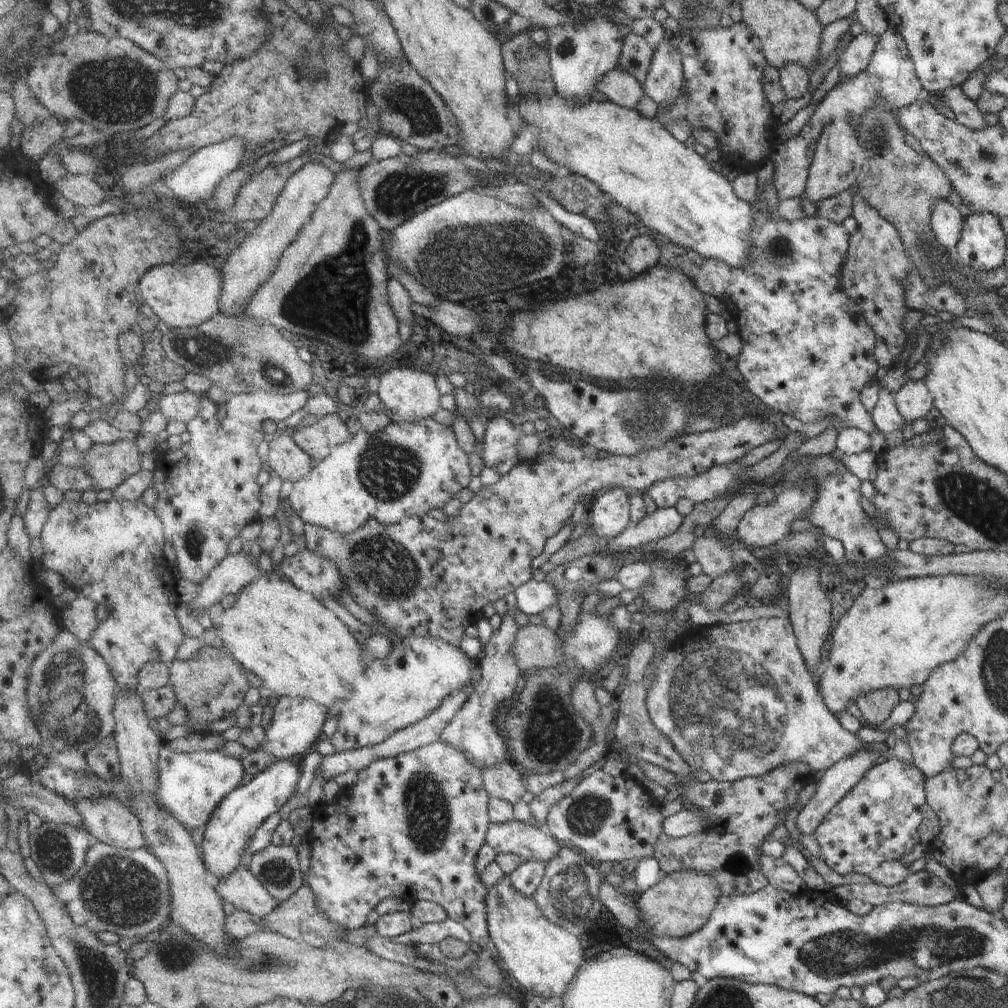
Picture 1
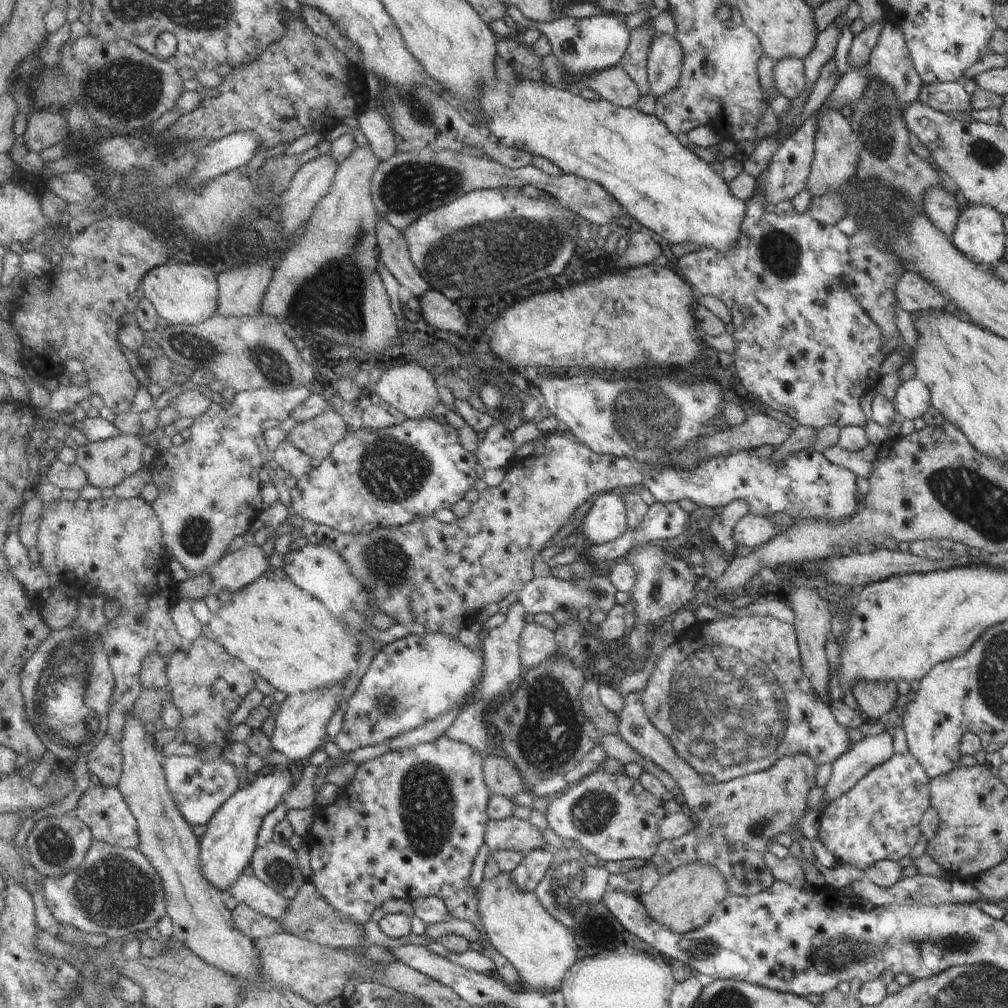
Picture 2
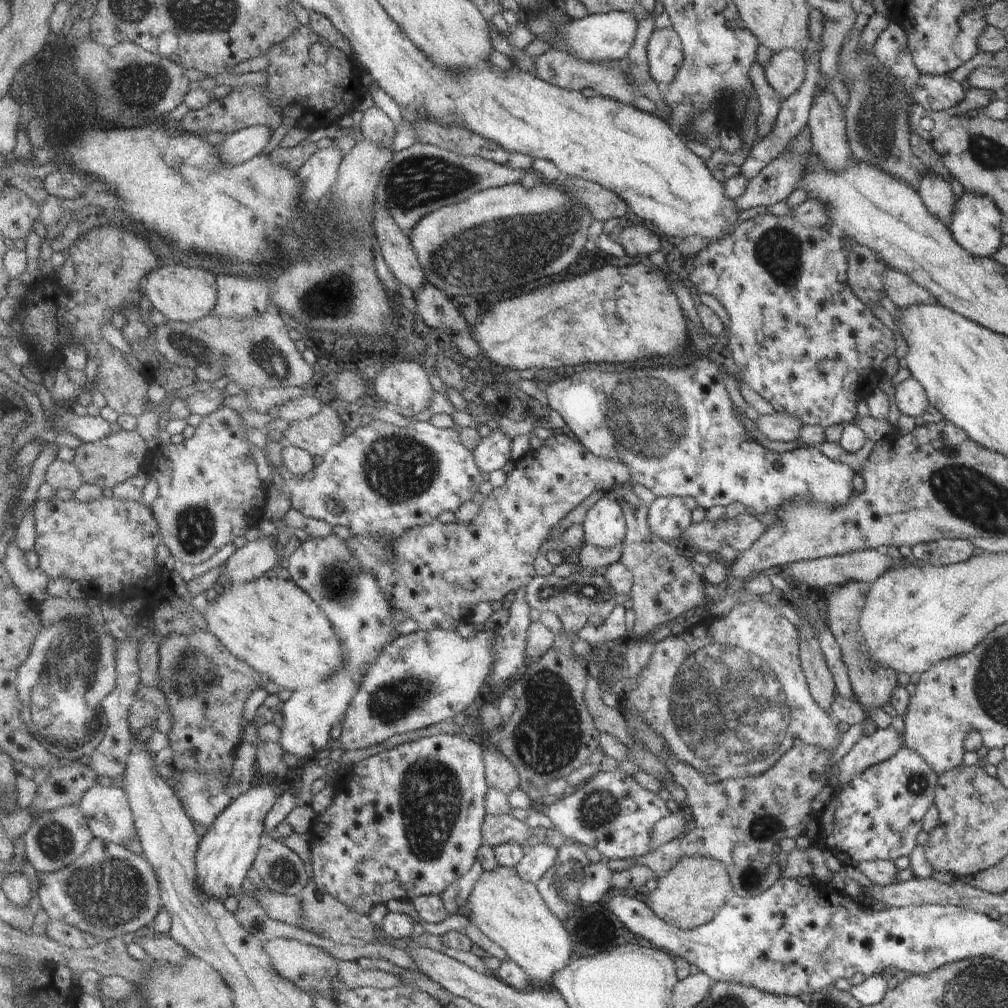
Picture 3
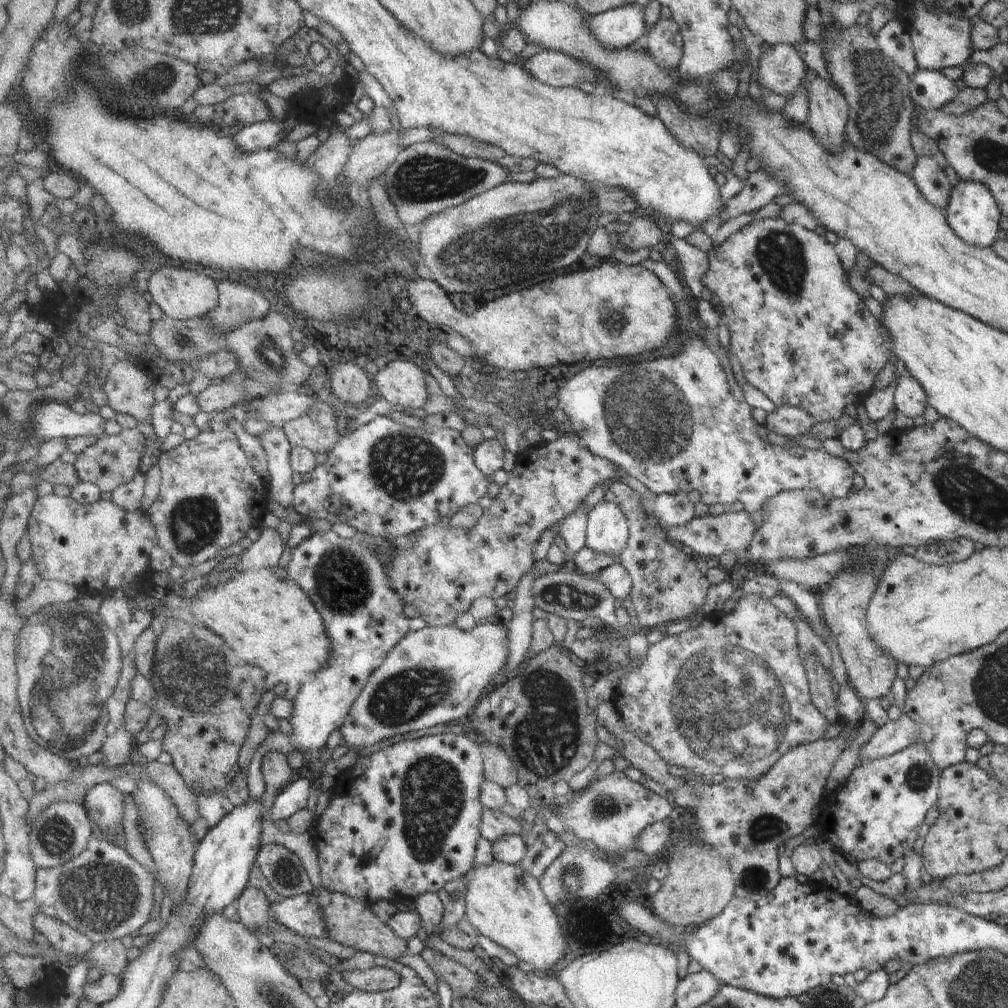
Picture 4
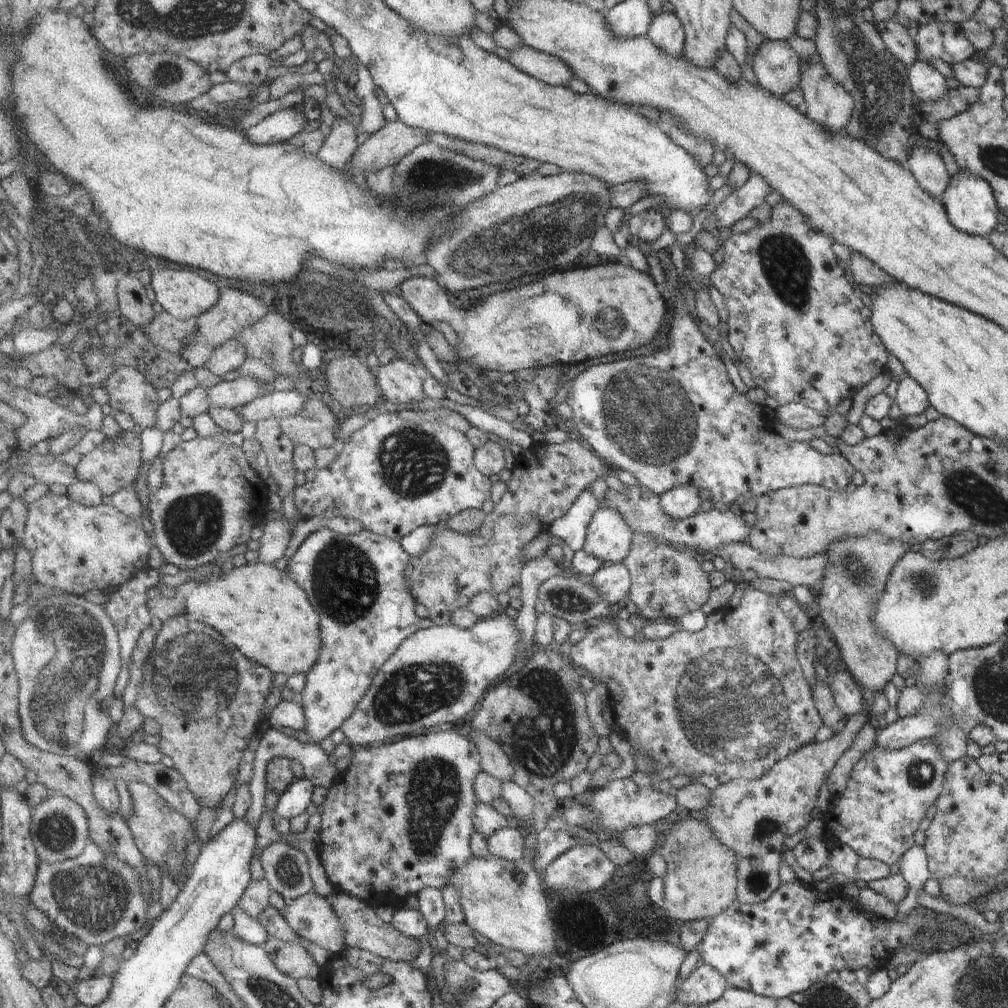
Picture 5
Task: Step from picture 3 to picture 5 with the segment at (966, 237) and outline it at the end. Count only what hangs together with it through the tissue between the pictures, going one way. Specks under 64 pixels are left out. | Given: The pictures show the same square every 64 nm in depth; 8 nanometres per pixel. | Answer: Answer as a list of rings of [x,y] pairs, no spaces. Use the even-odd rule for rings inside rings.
[[[960,169],[949,180],[950,184],[948,184],[946,192],[944,192],[941,204],[950,224],[958,232],[964,232],[968,236],[980,236],[980,238],[984,239],[992,236],[992,232],[996,231],[998,225],[997,213],[999,207],[990,186],[988,186],[988,182],[984,182],[978,176],[972,176],[970,172],[960,172]]]

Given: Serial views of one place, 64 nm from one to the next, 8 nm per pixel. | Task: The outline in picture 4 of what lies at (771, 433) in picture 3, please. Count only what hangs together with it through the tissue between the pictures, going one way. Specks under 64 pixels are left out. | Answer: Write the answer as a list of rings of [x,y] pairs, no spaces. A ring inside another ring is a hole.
[[[780,406],[776,408],[772,414],[766,416],[764,427],[770,432],[788,437],[800,437],[805,435],[812,426],[817,424],[816,420],[812,420],[812,416],[808,416],[805,412],[792,408],[792,406]]]

